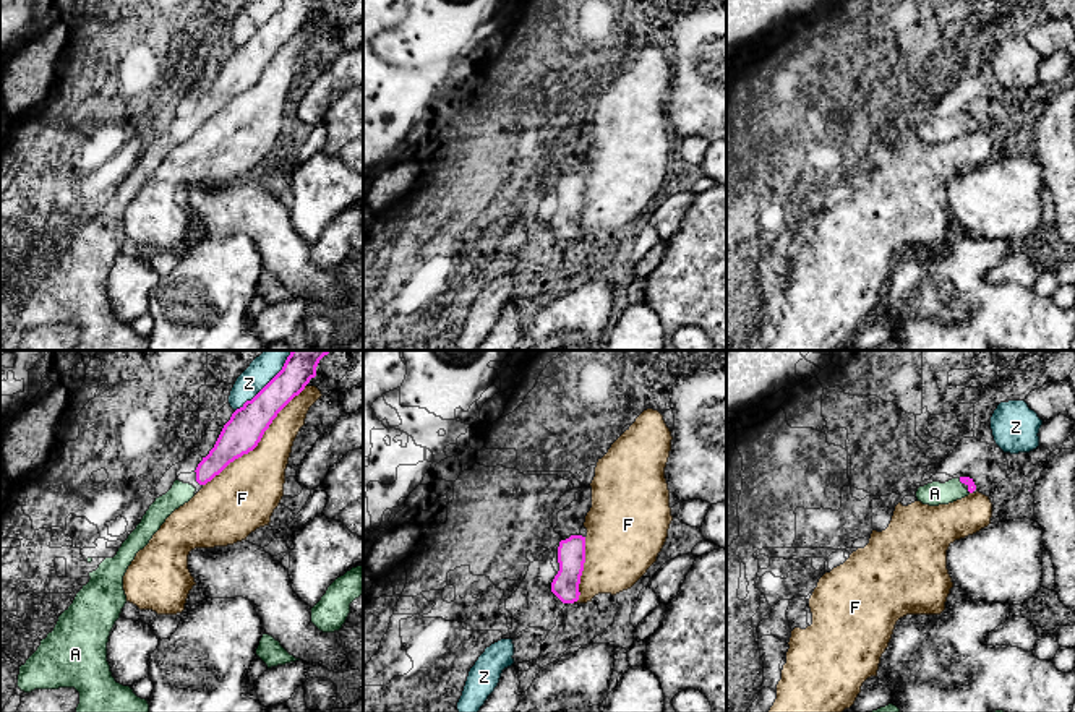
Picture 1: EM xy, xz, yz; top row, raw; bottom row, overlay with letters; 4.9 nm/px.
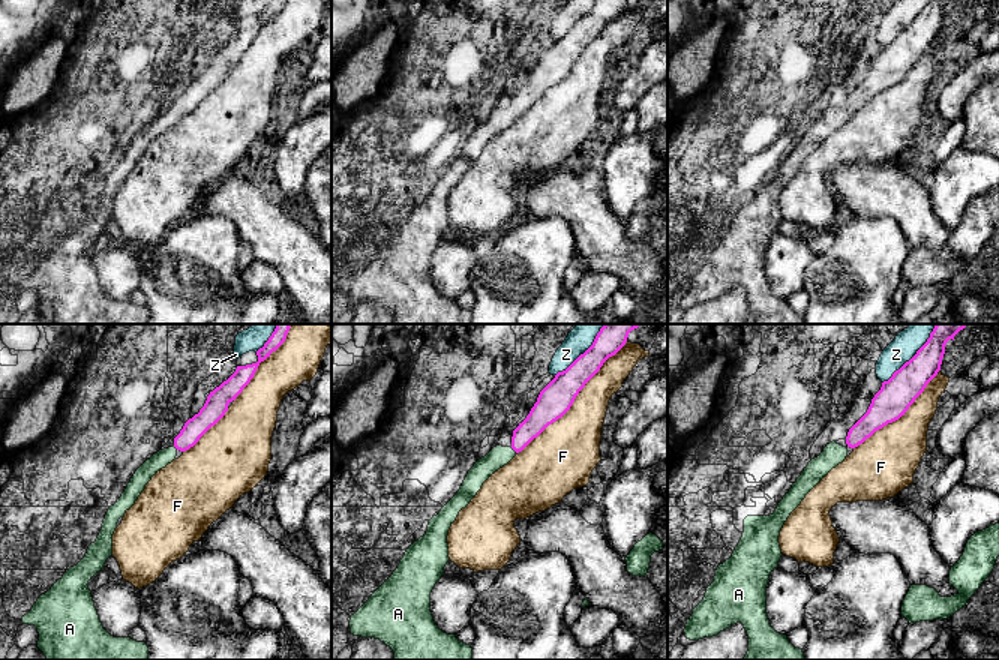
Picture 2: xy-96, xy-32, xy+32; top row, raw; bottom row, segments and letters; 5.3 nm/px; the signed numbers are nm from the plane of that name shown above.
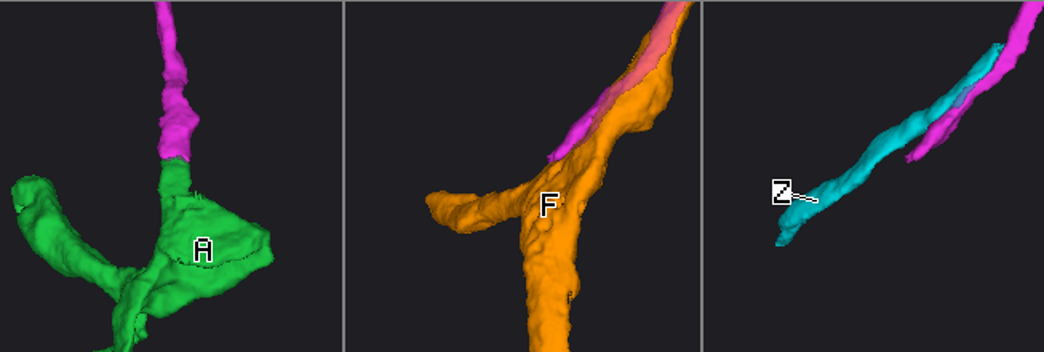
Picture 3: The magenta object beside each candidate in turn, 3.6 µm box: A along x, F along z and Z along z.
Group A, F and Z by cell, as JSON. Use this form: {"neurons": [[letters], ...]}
{"neurons": [["A"], ["F"], ["Z"]]}

